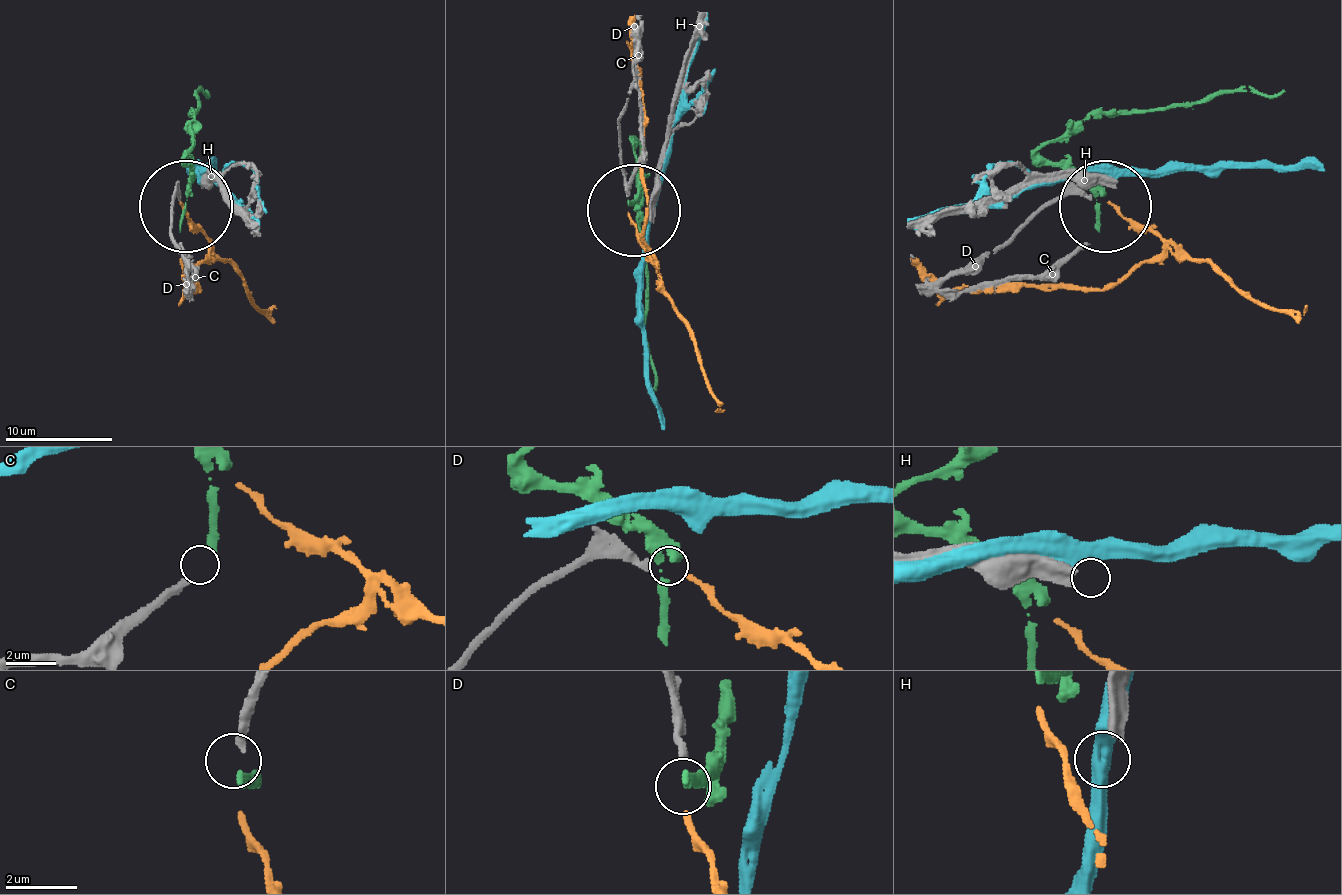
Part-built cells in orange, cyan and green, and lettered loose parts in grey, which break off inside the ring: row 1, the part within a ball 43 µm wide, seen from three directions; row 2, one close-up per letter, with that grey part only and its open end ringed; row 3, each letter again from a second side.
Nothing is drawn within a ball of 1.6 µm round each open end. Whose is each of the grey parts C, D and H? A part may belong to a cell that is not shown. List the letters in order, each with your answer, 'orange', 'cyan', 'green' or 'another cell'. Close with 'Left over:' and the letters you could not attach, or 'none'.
C: green
D: another cell
H: another cell
Left over: D, H

